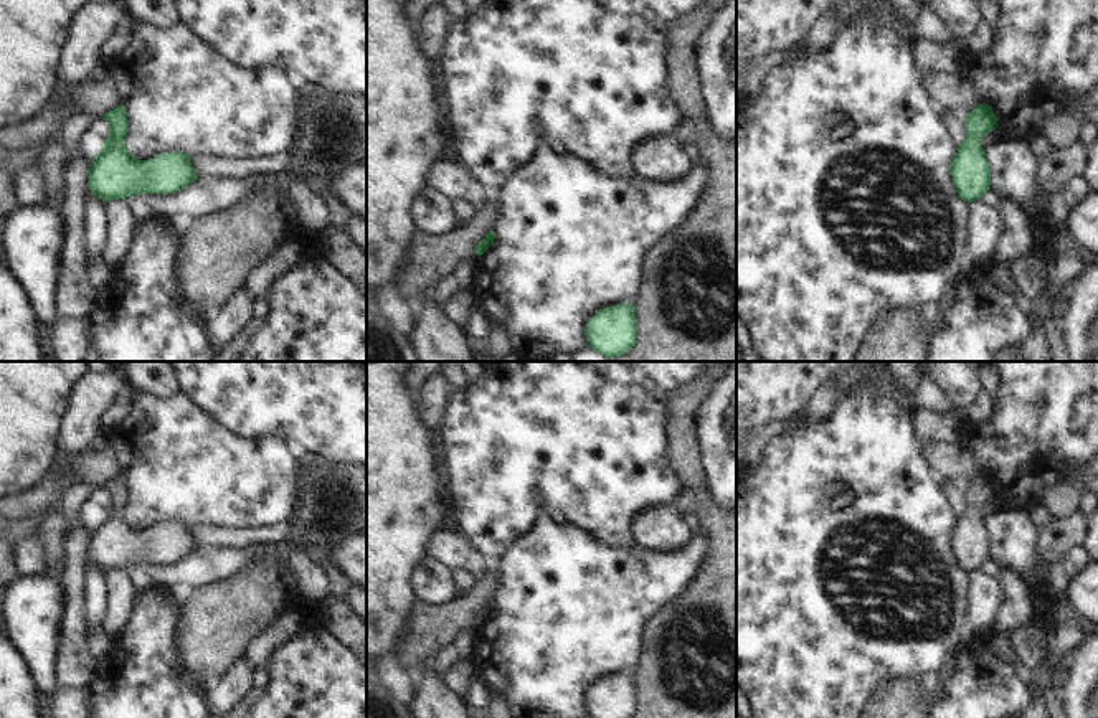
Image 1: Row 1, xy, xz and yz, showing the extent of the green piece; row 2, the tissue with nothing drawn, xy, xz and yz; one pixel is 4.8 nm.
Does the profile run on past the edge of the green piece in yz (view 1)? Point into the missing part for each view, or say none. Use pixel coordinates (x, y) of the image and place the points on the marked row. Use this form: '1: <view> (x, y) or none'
1: none

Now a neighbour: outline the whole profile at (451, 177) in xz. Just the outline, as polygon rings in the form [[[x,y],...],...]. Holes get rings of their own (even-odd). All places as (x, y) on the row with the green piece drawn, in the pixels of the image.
[[[447,158],[436,165],[429,180],[431,188],[449,198],[464,198],[477,210],[485,208],[489,198],[487,190],[469,168],[456,158]]]

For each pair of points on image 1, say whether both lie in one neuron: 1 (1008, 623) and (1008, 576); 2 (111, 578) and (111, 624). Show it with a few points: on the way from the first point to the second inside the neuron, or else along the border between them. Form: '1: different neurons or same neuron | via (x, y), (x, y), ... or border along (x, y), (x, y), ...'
1: same neuron | via (1011, 611), (1011, 588)
2: same neuron | via (116, 590), (116, 613)

